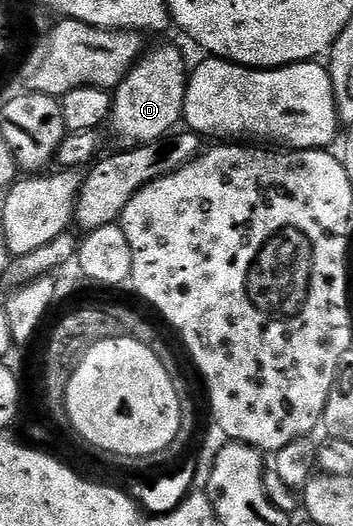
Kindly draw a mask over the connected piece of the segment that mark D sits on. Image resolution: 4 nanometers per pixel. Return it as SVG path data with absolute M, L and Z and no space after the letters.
M156 47L145 50L136 63L116 88L112 97L110 128L124 145L153 143L155 139L165 138L181 122L184 114L184 97L188 88L189 72L184 71L184 55L176 47Z

